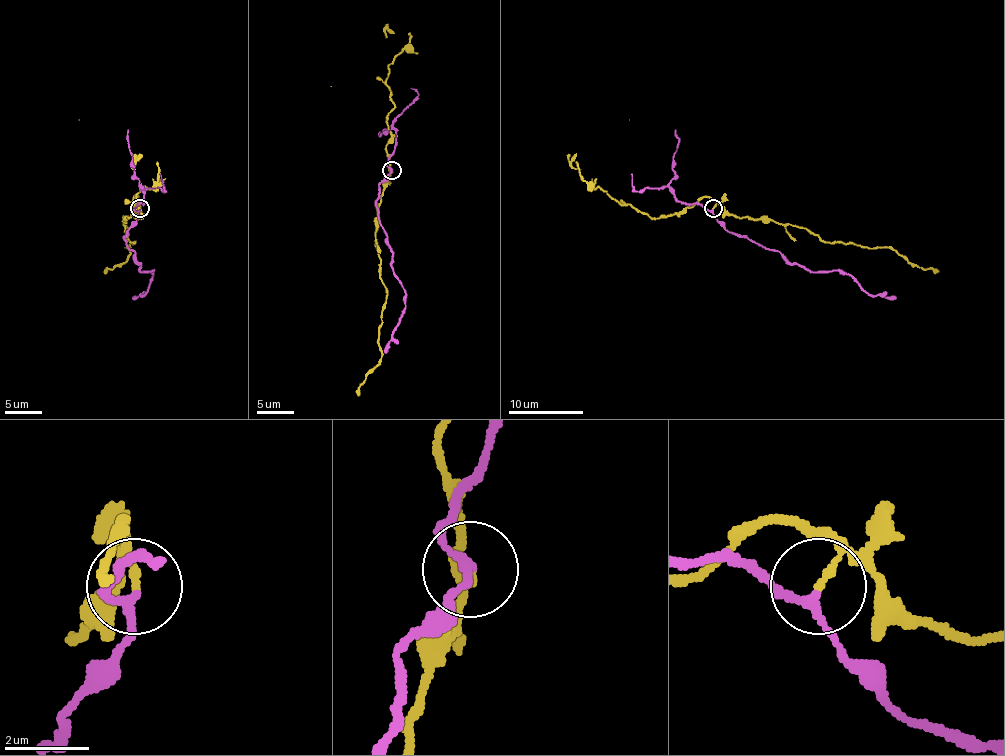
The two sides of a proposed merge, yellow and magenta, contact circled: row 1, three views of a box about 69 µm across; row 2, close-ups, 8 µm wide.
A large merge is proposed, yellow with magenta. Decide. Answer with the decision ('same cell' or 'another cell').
another cell

